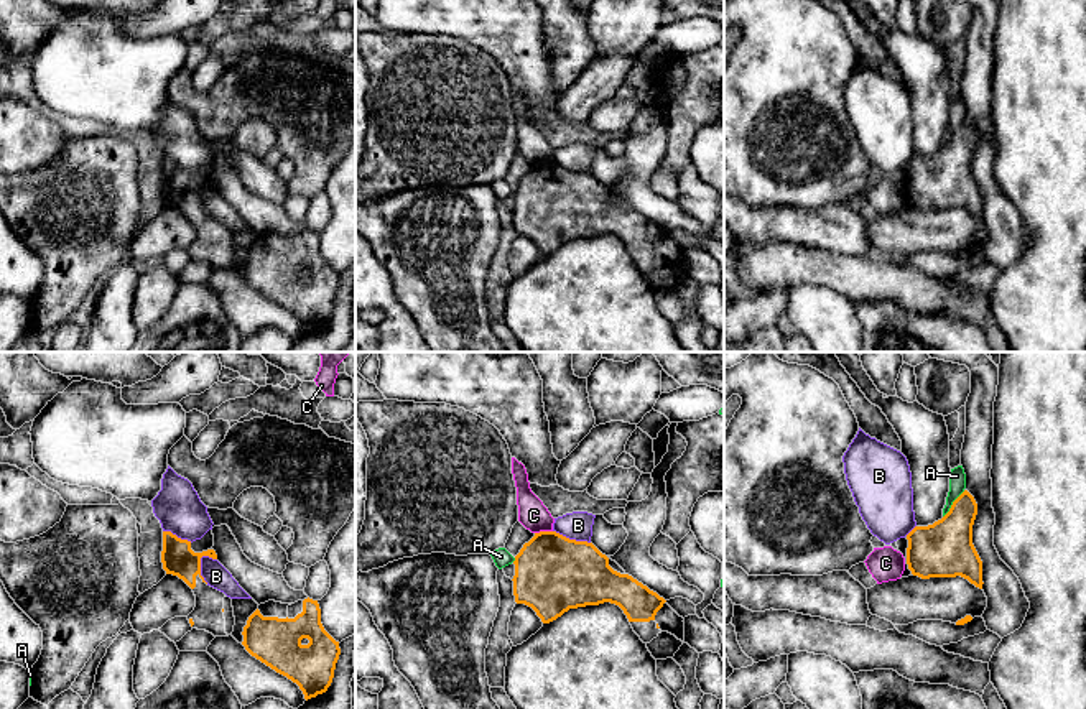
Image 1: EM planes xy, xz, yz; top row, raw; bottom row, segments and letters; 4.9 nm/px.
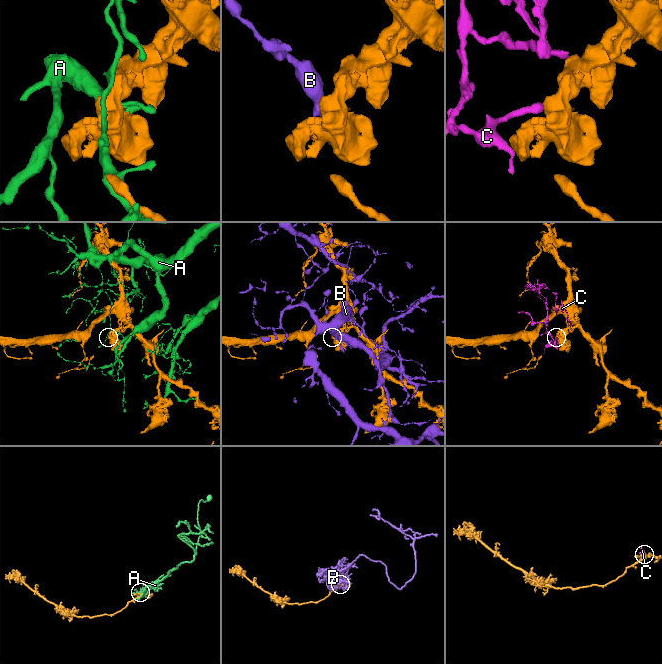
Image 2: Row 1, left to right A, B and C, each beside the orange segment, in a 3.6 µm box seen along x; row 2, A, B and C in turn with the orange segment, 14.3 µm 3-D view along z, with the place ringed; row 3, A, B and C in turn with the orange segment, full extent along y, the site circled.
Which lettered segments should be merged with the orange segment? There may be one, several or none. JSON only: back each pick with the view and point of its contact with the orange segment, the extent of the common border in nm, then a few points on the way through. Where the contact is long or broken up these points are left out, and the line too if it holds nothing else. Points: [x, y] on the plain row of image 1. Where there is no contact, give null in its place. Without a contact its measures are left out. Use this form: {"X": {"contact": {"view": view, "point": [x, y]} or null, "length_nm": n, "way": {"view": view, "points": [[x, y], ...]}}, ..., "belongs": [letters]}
{"belongs": []}

